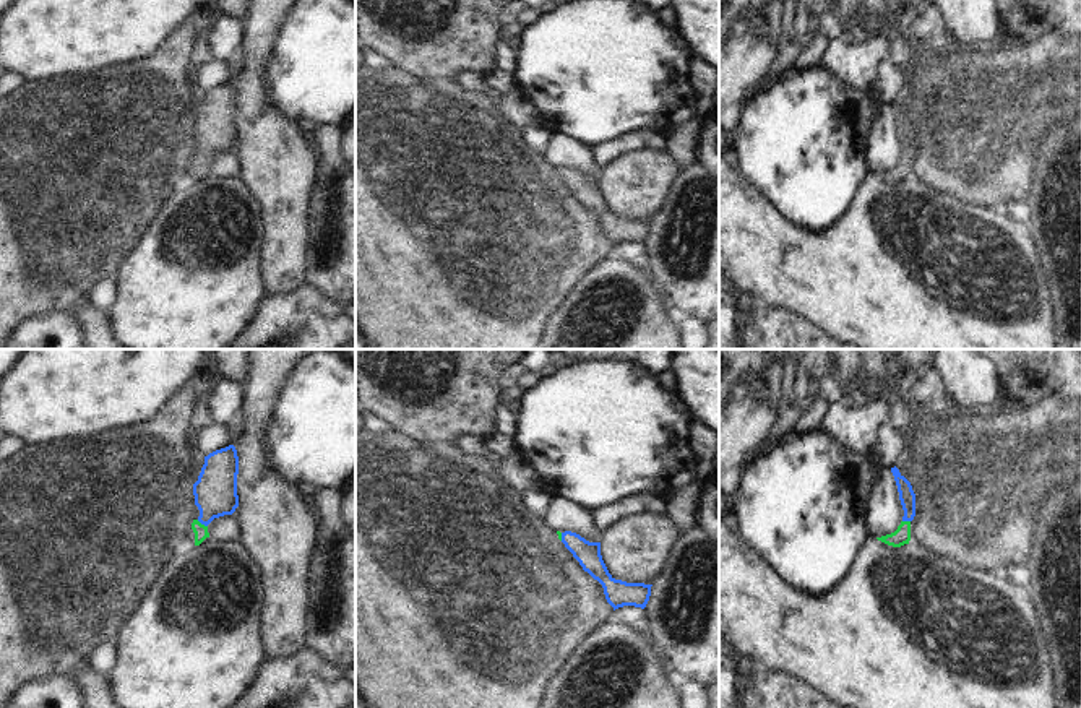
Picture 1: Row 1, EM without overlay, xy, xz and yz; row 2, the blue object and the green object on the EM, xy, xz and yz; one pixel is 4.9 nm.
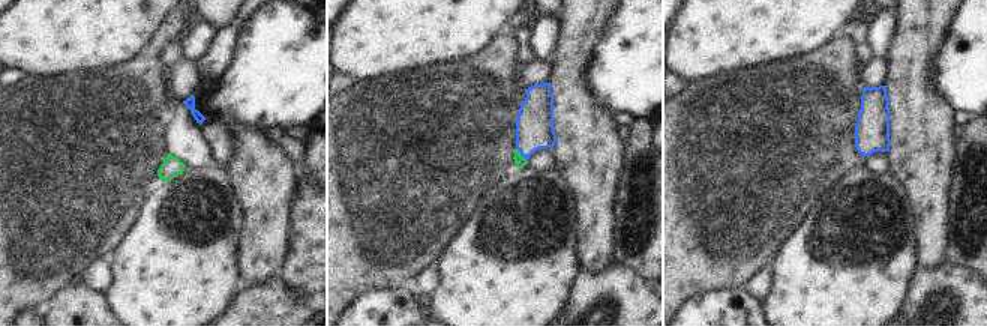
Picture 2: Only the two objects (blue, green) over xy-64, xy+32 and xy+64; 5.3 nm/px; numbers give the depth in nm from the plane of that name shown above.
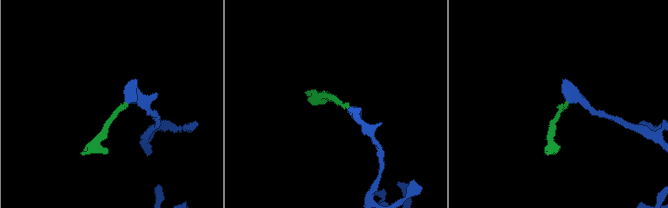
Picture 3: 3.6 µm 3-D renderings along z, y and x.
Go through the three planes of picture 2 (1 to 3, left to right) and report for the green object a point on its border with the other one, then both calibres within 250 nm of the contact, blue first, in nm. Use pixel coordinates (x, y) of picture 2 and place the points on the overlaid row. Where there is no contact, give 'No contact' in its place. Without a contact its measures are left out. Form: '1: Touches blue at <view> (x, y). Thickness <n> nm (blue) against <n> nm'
1: No contact
2: Touches blue at xy+32 (521, 153). Thickness 200 nm (blue) against 60 nm
3: No contact.

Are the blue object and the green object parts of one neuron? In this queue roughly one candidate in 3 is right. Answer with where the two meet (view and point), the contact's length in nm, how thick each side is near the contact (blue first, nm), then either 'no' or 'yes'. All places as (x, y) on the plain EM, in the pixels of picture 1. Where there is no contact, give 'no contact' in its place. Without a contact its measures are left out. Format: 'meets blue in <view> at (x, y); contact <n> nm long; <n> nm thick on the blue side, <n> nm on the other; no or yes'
meets blue in xy at (202, 159); contact 70 nm long; 220 nm thick on the blue side, 70 nm on the other; yes

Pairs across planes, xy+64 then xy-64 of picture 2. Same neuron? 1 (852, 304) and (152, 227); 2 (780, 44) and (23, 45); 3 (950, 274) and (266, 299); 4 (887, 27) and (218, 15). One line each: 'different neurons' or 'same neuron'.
1: same neuron
2: same neuron
3: same neuron
4: different neurons

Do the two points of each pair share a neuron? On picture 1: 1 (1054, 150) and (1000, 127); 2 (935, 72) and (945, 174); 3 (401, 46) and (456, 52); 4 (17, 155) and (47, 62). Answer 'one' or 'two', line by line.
1: two
2: one
3: one
4: two

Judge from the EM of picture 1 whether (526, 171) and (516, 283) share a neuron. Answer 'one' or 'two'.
one

